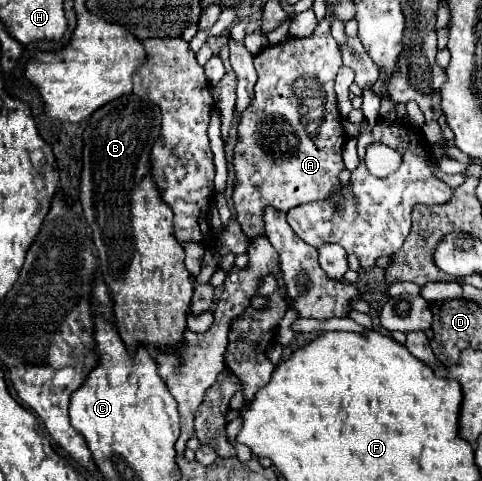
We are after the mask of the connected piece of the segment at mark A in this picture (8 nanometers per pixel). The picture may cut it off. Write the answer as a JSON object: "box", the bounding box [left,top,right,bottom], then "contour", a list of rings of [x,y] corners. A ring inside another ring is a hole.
{"box":[233,18,347,240],"contour":[[[327,18],[317,24],[311,36],[289,38],[263,48],[255,56],[259,80],[253,102],[239,116],[237,144],[233,148],[235,222],[249,240],[265,236],[263,212],[267,206],[287,212],[299,204],[325,200],[341,188],[339,172],[345,168],[341,152],[347,134],[333,90],[341,66],[341,50],[331,36]]]}

